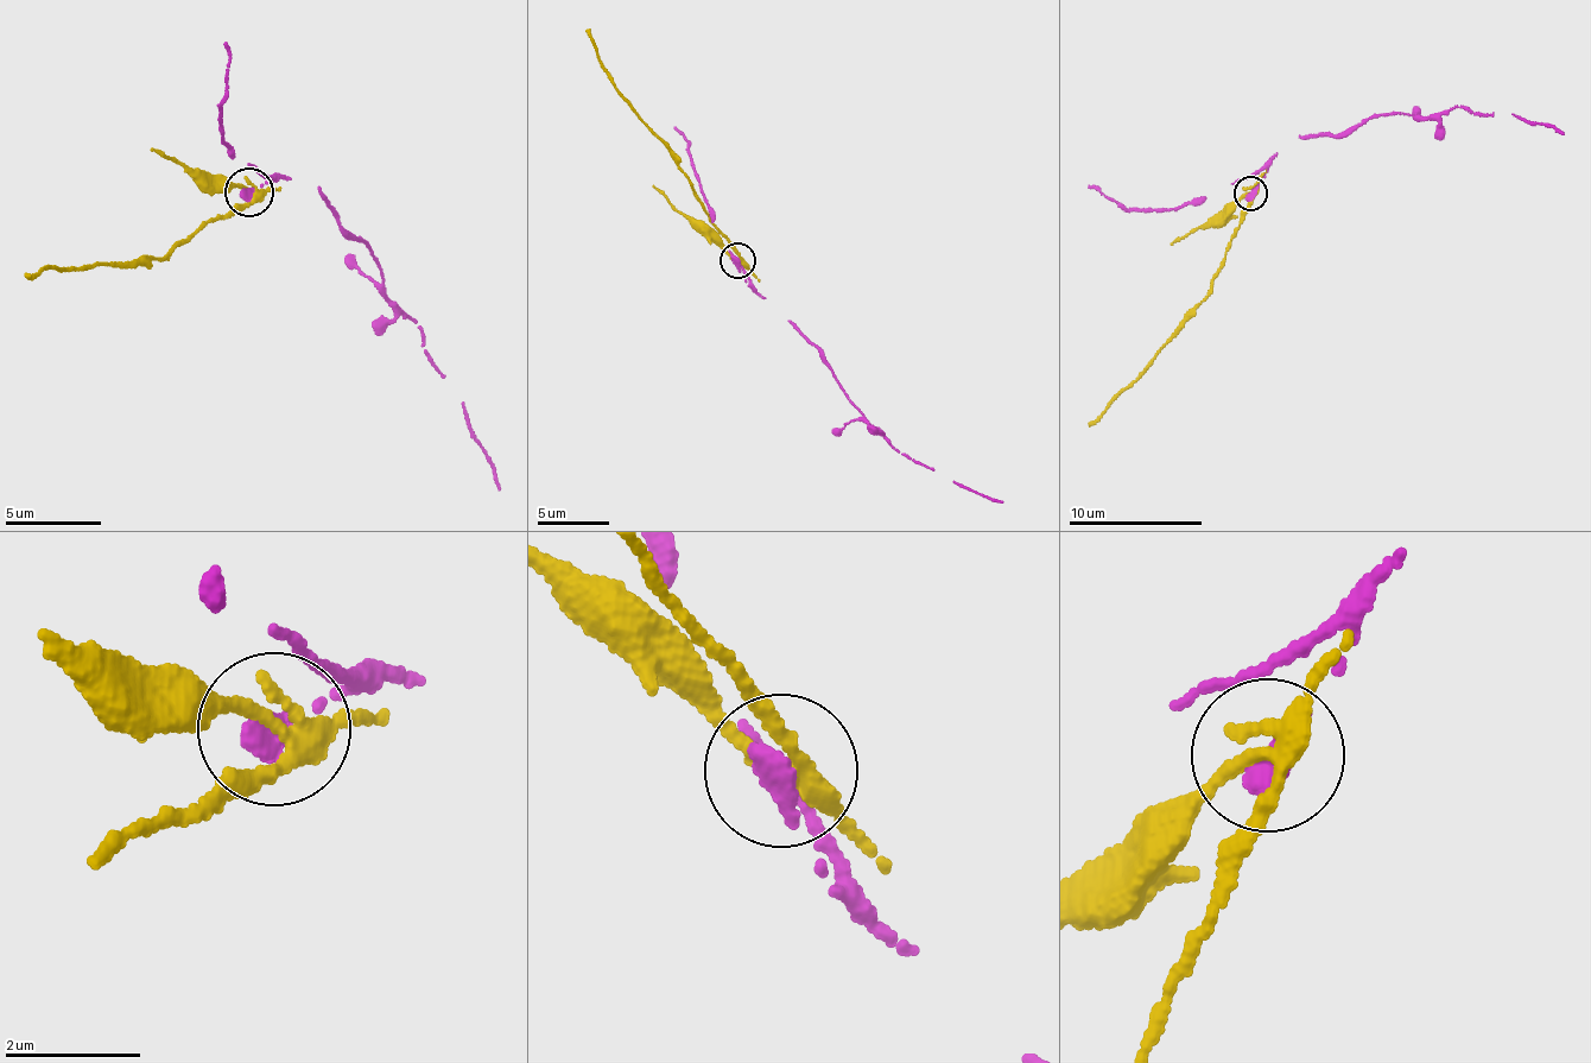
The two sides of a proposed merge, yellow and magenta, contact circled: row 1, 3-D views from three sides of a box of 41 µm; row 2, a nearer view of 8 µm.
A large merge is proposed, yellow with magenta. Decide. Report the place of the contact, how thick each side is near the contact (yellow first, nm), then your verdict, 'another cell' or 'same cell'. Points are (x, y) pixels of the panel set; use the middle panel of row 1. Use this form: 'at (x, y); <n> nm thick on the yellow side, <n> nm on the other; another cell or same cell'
at (737, 260); 260 nm thick on the yellow side, 360 nm on the other; another cell

